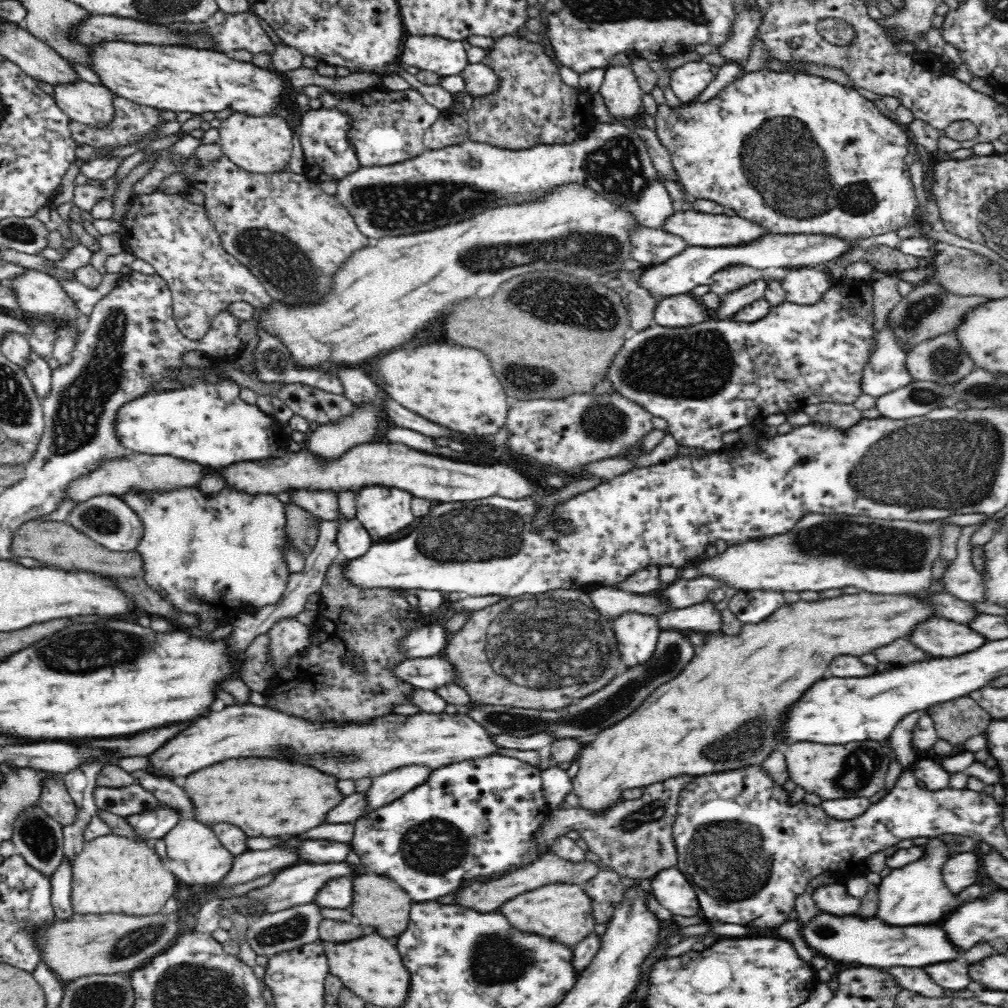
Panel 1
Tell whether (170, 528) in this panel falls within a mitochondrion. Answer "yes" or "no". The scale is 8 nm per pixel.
no

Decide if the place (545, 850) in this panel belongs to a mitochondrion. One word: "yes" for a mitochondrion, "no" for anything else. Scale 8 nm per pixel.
no

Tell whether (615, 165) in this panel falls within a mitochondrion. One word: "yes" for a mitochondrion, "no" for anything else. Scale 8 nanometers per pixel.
yes

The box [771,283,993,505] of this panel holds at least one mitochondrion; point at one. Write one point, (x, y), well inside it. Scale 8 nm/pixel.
(915, 312)

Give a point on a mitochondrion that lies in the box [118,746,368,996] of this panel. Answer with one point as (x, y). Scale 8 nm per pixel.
(292, 928)

